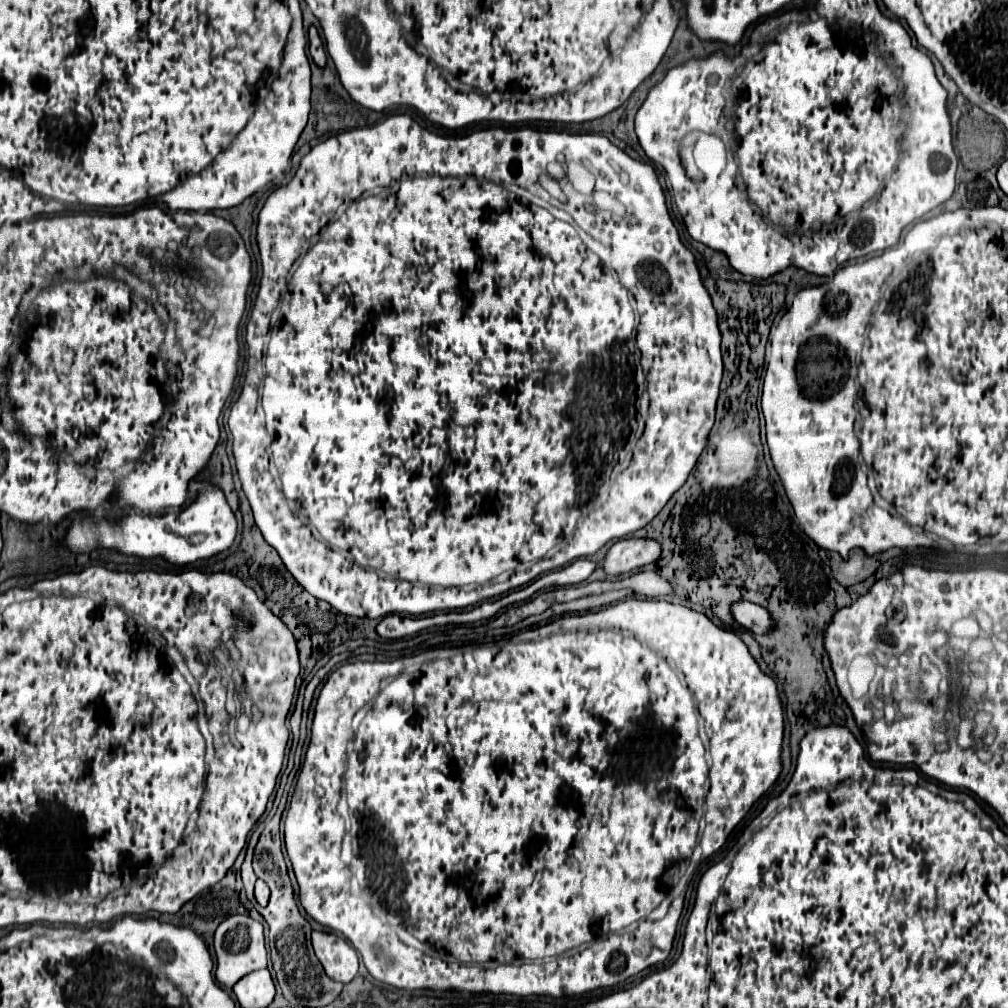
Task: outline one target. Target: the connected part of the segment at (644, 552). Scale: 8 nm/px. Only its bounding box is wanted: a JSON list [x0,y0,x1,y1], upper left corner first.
[601,538,659,576]

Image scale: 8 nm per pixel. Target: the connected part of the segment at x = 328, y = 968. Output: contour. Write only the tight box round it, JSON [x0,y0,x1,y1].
[313,932,357,982]

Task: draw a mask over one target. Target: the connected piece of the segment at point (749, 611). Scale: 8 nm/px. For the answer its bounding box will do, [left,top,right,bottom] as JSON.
[731,600,773,634]

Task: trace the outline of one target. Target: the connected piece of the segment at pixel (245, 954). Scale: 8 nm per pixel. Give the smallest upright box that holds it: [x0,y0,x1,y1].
[213,916,267,988]

